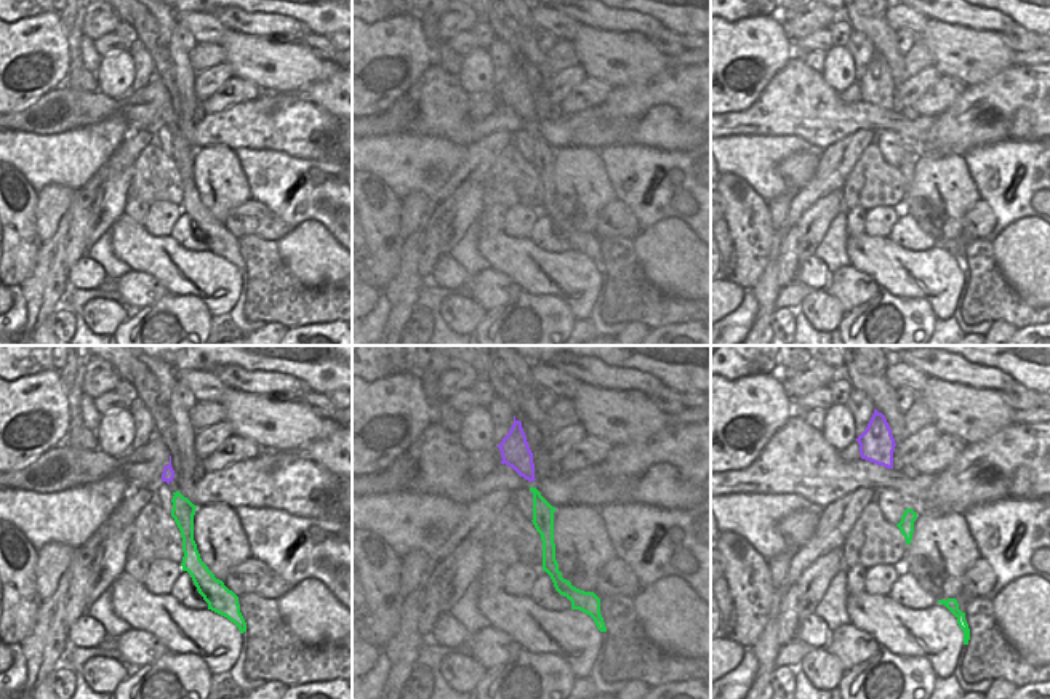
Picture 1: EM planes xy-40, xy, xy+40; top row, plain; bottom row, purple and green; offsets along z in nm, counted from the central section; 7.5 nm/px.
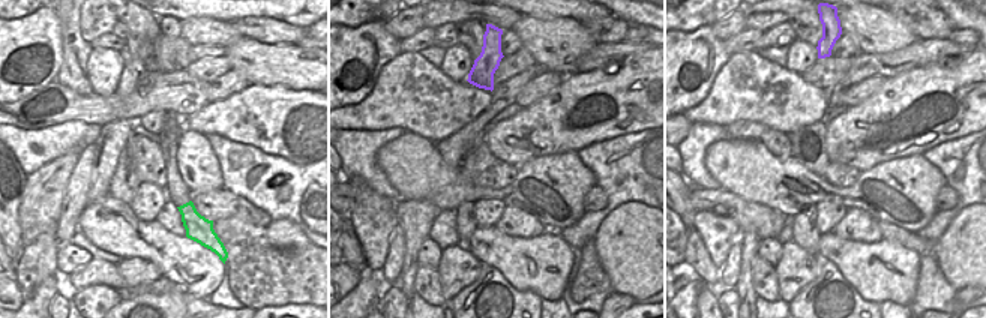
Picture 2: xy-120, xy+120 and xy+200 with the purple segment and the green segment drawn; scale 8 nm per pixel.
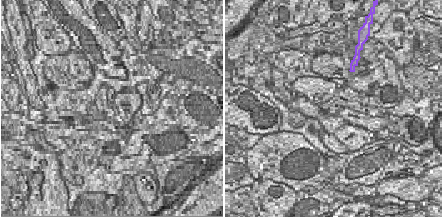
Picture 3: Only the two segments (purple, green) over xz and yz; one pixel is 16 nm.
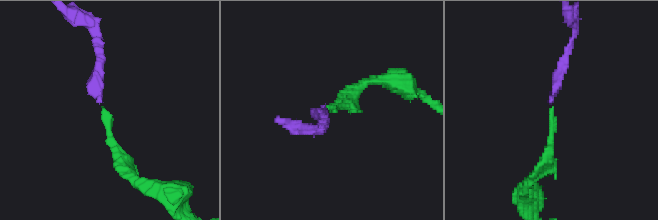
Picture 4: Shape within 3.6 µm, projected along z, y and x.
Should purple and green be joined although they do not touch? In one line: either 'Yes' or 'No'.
Yes

